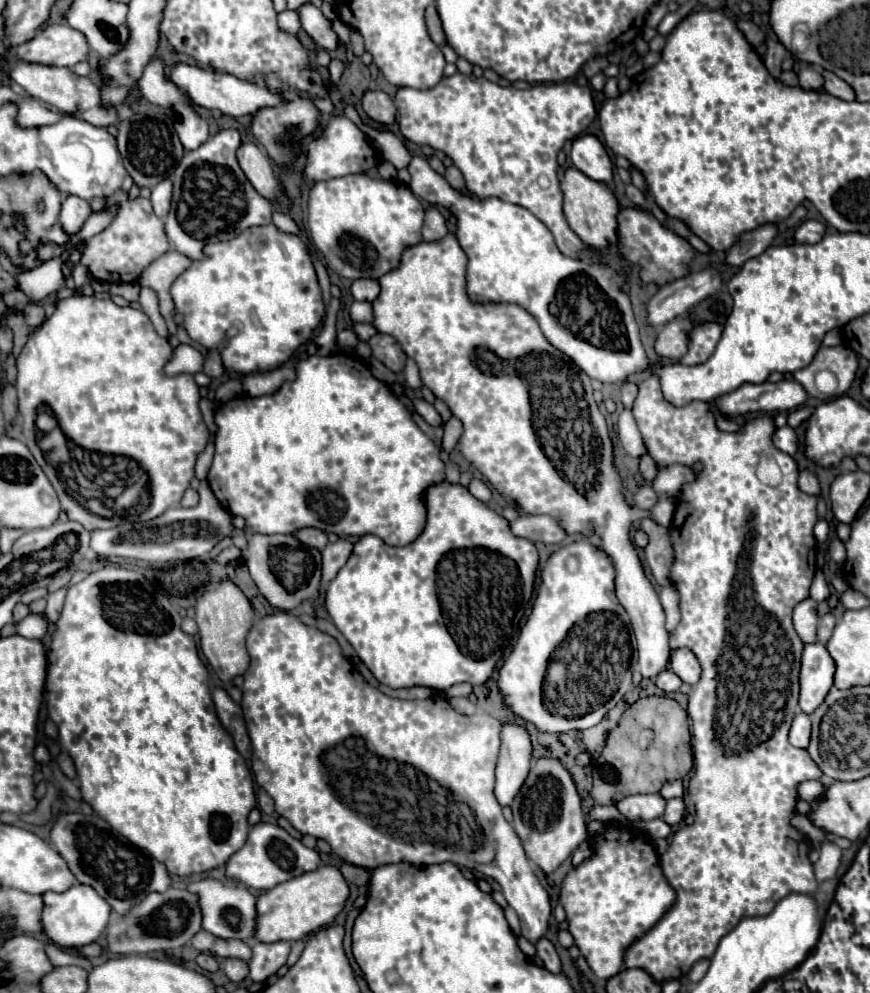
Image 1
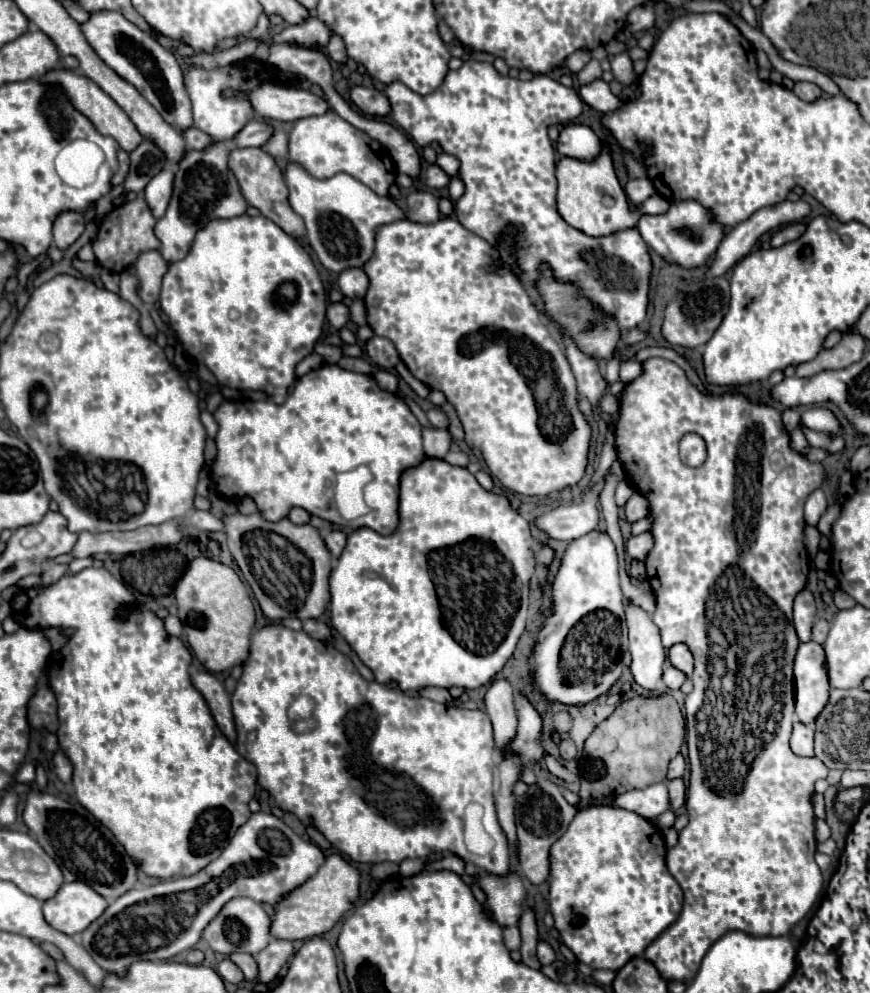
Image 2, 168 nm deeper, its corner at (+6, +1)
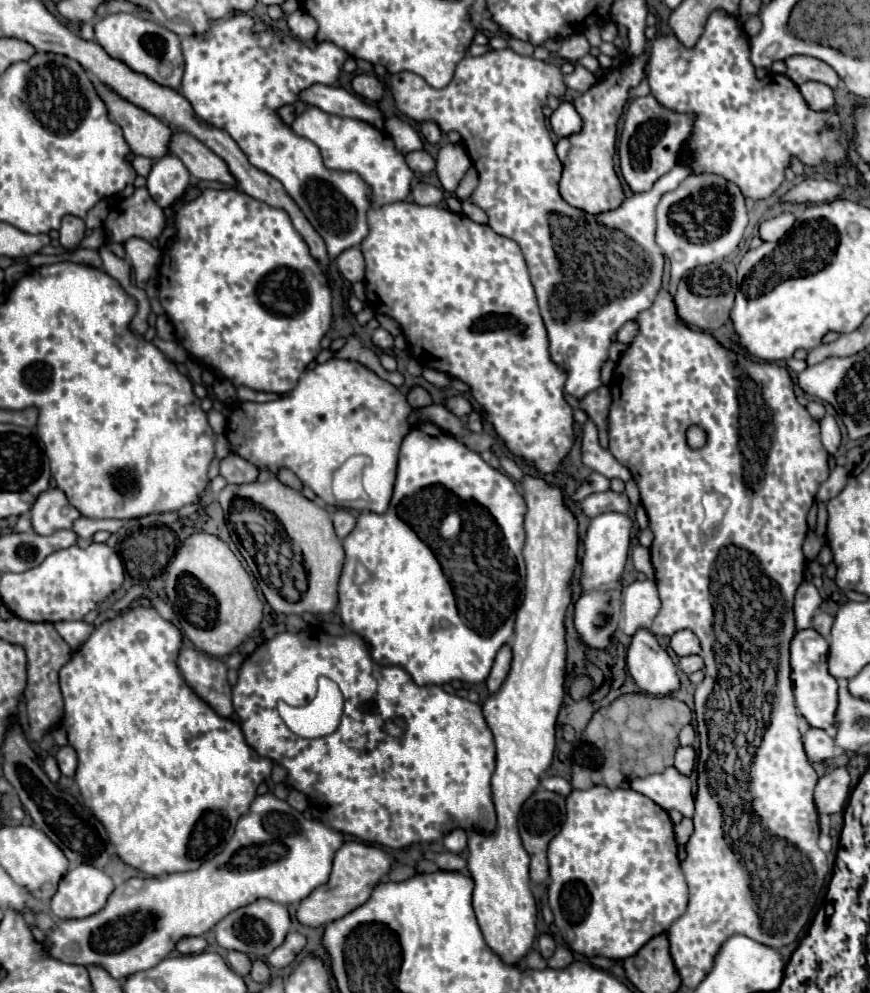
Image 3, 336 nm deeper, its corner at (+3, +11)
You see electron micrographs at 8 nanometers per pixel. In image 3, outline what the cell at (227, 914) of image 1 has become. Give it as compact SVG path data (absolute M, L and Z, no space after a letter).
M256 900L250 906L238 908L232 914L228 914L224 920L220 920L214 932L222 948L244 952L256 960L256 958L266 958L274 948L278 948L284 942L284 936L288 934L290 926L292 926L290 912L284 904L272 900Z

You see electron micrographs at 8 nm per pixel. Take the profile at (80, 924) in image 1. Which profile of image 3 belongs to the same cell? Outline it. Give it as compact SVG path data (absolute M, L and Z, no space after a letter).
M80 864L66 872L58 892L50 902L50 912L58 918L86 918L100 912L114 890L112 878L90 864Z

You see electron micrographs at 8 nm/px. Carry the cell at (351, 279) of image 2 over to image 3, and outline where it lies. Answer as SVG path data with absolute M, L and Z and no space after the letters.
M352 246L348 250L344 250L338 258L336 258L336 266L342 272L342 276L350 282L358 282L364 280L364 258L358 246Z

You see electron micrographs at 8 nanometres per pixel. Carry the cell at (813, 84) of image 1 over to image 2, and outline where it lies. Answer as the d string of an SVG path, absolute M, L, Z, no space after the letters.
M795 82L793 92L795 92L801 100L805 100L805 102L813 102L813 100L817 100L817 98L823 94L821 88L819 88L817 84L811 84L811 82Z

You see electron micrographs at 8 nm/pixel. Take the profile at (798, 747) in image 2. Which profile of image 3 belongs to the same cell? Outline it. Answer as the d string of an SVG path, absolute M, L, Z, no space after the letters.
M808 728L808 732L802 736L802 742L804 742L804 750L812 762L824 764L836 756L834 740L828 736L826 730Z

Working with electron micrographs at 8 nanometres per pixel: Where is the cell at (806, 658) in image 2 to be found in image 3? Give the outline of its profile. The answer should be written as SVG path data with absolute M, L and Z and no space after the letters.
M812 628L798 630L790 640L790 666L792 666L792 690L796 706L812 728L828 730L834 724L838 708L838 684L836 678L828 672L828 642Z

